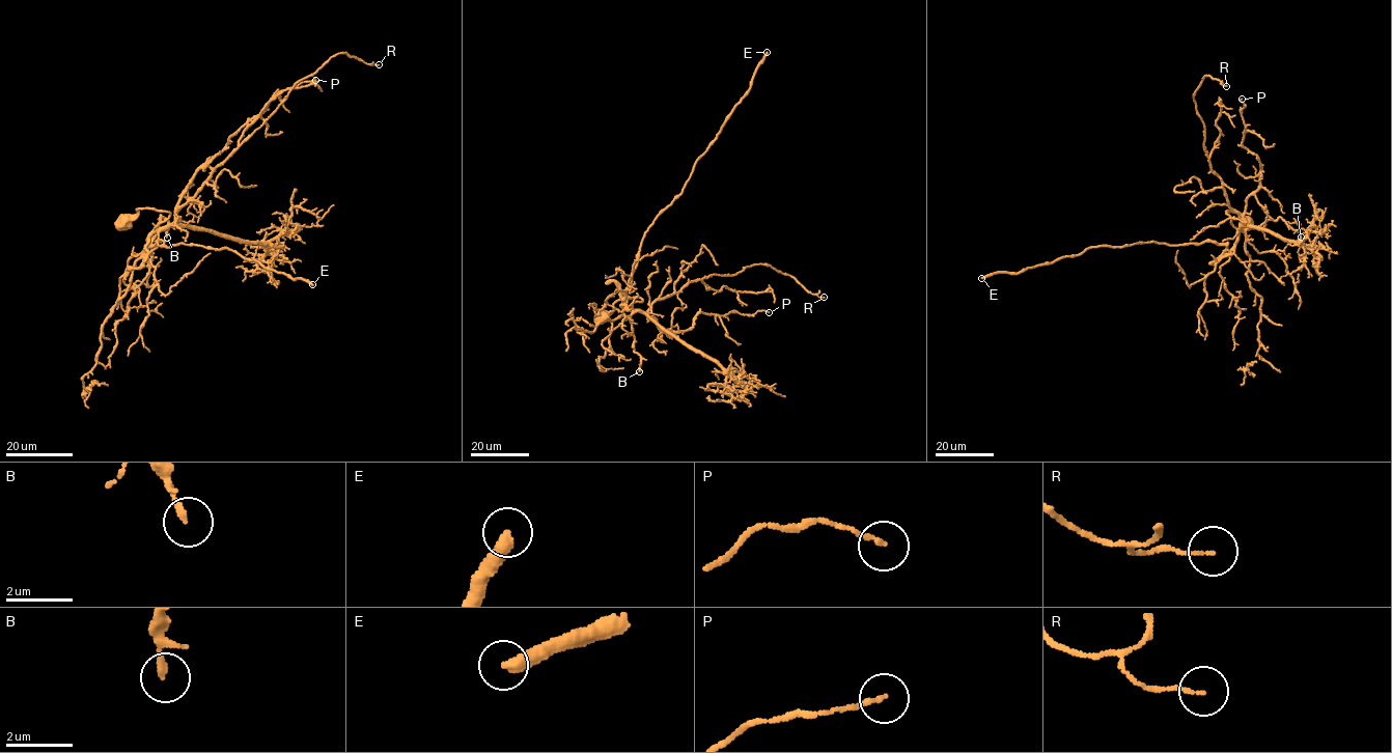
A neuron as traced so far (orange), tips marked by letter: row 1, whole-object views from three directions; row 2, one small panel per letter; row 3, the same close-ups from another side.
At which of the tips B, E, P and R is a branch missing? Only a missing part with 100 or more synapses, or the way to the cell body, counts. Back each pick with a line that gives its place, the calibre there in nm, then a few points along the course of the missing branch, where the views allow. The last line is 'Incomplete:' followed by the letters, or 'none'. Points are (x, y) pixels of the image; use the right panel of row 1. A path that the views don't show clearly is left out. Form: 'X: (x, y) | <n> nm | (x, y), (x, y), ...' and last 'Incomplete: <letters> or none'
E: (981, 278) | 380 nm
Incomplete: E

